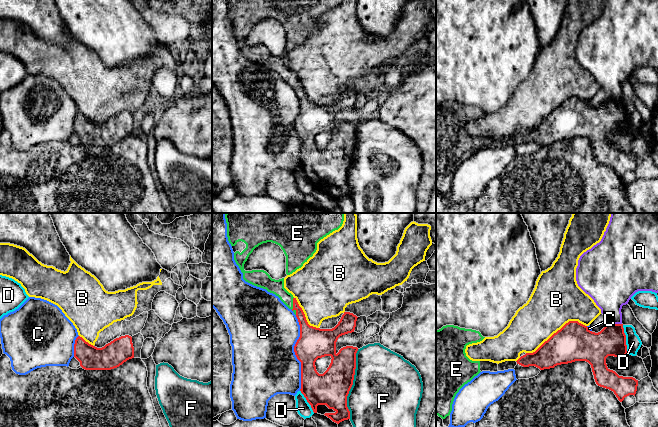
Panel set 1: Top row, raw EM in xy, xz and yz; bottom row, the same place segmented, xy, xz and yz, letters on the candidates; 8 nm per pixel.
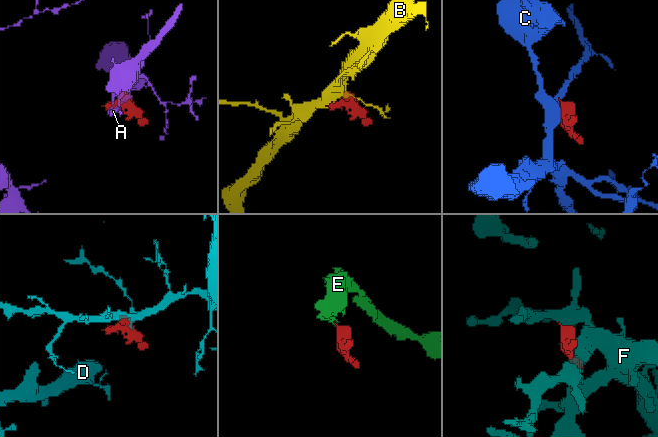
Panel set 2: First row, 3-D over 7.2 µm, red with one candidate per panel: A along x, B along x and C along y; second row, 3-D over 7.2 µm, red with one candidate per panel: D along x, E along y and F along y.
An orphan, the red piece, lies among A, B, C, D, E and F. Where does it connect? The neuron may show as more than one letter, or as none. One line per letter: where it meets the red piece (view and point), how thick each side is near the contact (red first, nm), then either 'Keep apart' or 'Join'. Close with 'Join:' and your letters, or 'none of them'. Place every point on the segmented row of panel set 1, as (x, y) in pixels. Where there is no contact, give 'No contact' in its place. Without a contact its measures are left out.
A: Touches red at yz (615, 324). Thickness 240 nm (red) against 280 nm. Keep apart
B: Touches red at yz (557, 331). Thickness 300 nm (red) against 400 nm. Keep apart
C: Touches red at xz (295, 353). Thickness 260 nm (red) against 500 nm. Keep apart
D: Touches red at yz (625, 339). Thickness 240 nm (red) against 120 nm. Keep apart
E: Touches red at xz (293, 306). Thickness 130 nm (red) against 120 nm. Join
F: Touches red at xz (352, 384). Thickness 280 nm (red) against 500 nm. Keep apart
Join: E

